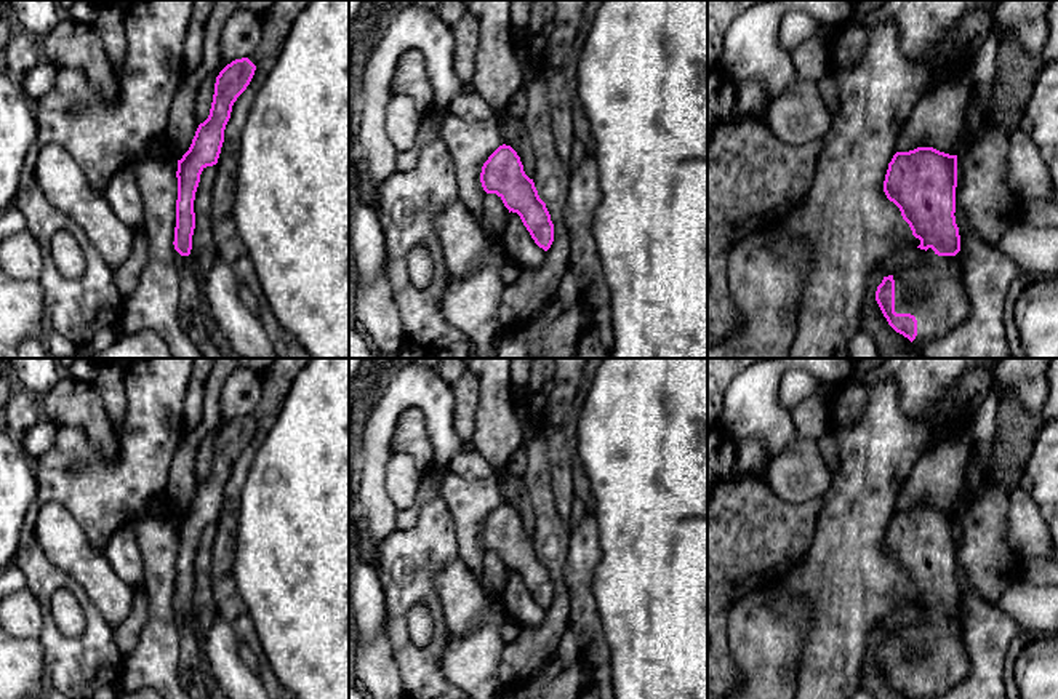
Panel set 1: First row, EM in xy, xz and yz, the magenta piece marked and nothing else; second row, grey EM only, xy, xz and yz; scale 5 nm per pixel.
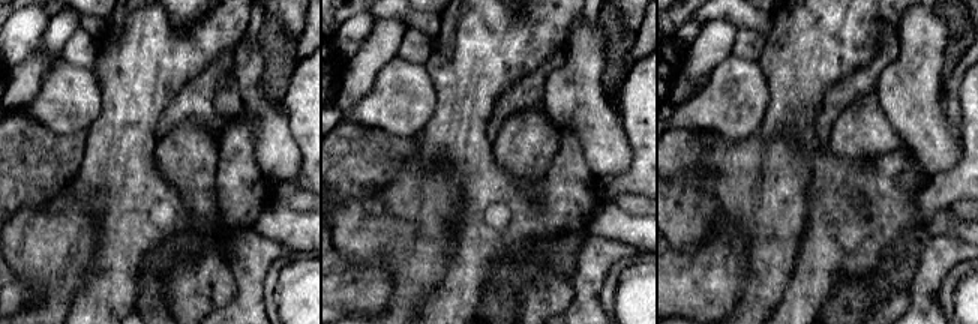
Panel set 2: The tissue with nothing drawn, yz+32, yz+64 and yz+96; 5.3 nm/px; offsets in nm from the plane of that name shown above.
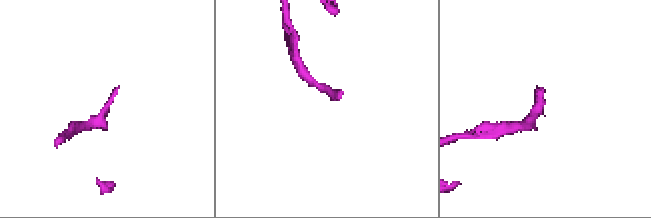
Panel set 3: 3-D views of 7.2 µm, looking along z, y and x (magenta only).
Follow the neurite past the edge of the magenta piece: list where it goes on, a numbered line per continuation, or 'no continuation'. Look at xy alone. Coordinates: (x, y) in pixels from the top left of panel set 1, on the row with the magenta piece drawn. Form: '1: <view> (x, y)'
1: xy (277, 21)

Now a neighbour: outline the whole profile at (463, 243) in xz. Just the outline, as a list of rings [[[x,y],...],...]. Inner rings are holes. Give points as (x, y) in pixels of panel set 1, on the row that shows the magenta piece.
[[[456,200],[432,219],[448,275],[464,277],[475,270],[488,253],[488,243],[475,218]]]

